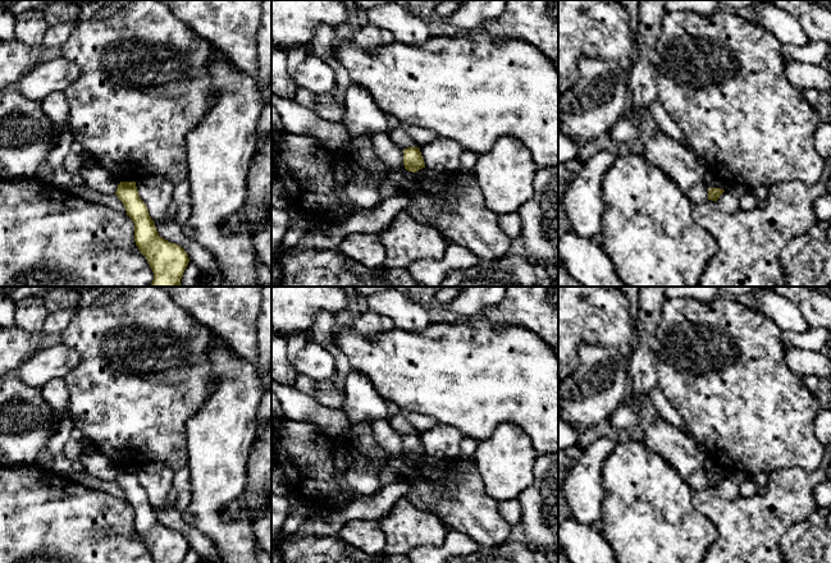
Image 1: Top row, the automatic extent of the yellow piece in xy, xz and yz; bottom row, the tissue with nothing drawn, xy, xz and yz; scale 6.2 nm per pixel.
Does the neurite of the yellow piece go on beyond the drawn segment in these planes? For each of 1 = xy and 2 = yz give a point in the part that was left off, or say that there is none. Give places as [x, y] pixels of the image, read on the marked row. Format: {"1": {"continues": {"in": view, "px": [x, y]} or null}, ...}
{"1": {"continues": null}, "2": {"continues": null}}

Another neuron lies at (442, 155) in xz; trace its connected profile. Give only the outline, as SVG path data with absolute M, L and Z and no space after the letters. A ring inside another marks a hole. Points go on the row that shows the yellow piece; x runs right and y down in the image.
M438 136L420 147L425 168L437 173L456 173L461 169L460 156L464 147L455 139Z

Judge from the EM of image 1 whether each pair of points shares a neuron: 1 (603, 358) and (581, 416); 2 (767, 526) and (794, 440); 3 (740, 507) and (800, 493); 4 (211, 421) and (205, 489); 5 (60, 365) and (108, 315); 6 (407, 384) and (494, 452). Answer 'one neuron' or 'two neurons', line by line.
1: one neuron
2: two neurons
3: one neuron
4: one neuron
5: two neurons
6: two neurons

